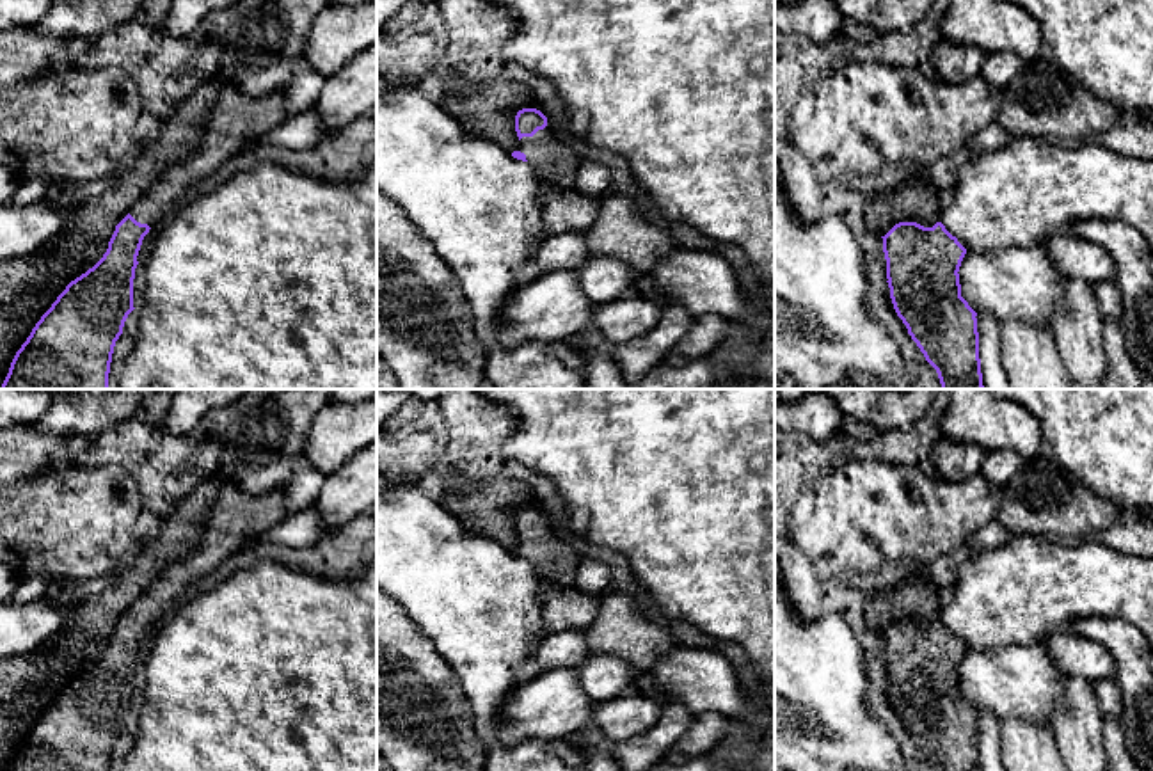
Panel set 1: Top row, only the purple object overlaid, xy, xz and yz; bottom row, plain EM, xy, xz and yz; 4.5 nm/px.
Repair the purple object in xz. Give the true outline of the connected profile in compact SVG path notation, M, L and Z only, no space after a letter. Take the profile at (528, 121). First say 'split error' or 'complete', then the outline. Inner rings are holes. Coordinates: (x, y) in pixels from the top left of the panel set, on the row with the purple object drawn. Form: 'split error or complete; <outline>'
split error; M522 108L515 115L519 146L513 158L528 162L537 178L549 188L570 190L581 158L558 139L556 128L537 108Z

